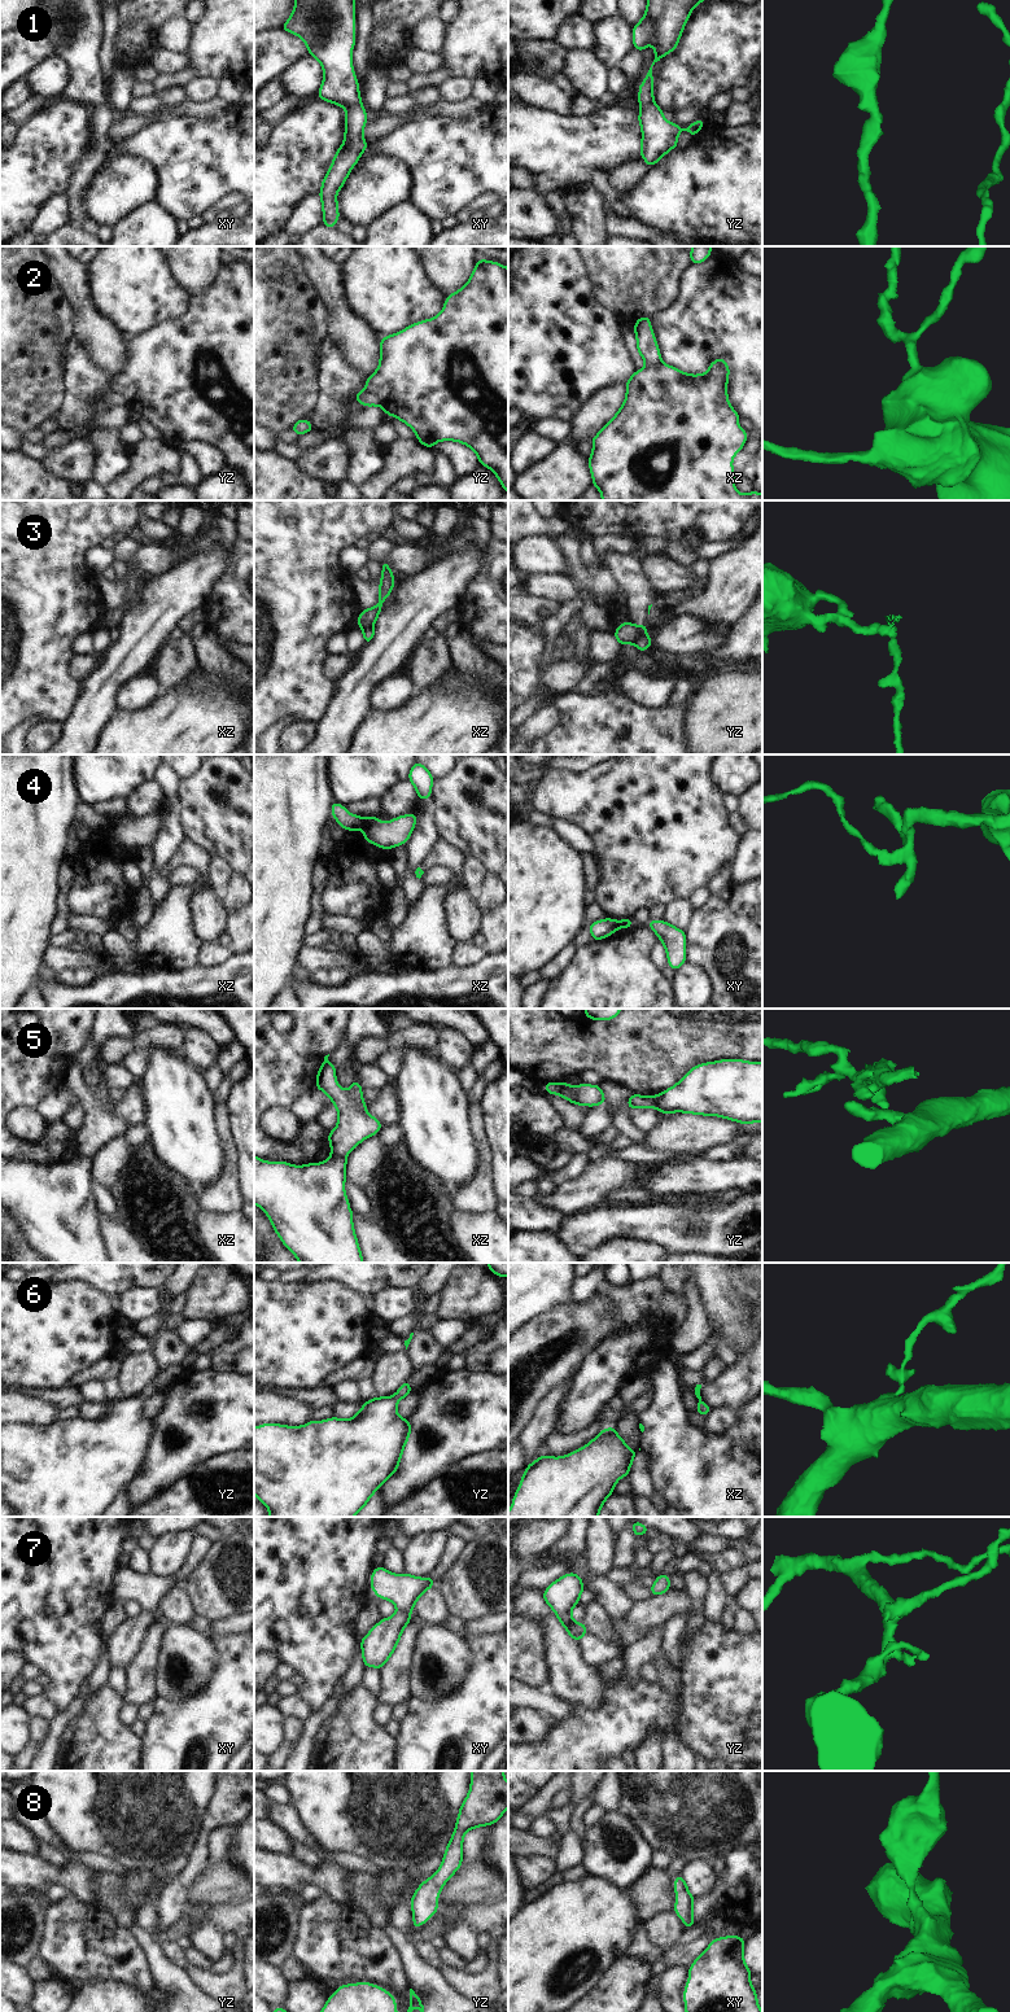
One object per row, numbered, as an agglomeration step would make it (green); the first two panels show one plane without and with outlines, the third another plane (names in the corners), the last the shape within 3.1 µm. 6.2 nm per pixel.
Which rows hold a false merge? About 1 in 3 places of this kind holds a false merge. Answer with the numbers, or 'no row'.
2, 3, 4, 5

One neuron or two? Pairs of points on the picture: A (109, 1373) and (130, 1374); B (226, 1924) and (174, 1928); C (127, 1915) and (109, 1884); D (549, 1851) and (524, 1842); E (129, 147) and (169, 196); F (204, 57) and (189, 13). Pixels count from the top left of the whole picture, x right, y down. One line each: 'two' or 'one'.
A: two
B: one
C: one
D: one
E: one
F: two

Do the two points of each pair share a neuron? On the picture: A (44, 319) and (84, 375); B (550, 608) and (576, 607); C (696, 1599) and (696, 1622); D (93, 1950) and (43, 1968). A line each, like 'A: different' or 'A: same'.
A: different
B: different
C: same
D: different

